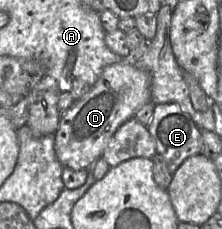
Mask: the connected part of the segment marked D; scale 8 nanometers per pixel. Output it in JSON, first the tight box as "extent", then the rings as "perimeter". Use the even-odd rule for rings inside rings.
{"extent":[54,59,151,169],"perimeter":[[[130,59],[106,66],[91,90],[61,116],[54,133],[54,148],[58,160],[63,167],[87,169],[102,156],[117,129],[149,102],[151,79],[147,71]]]}

